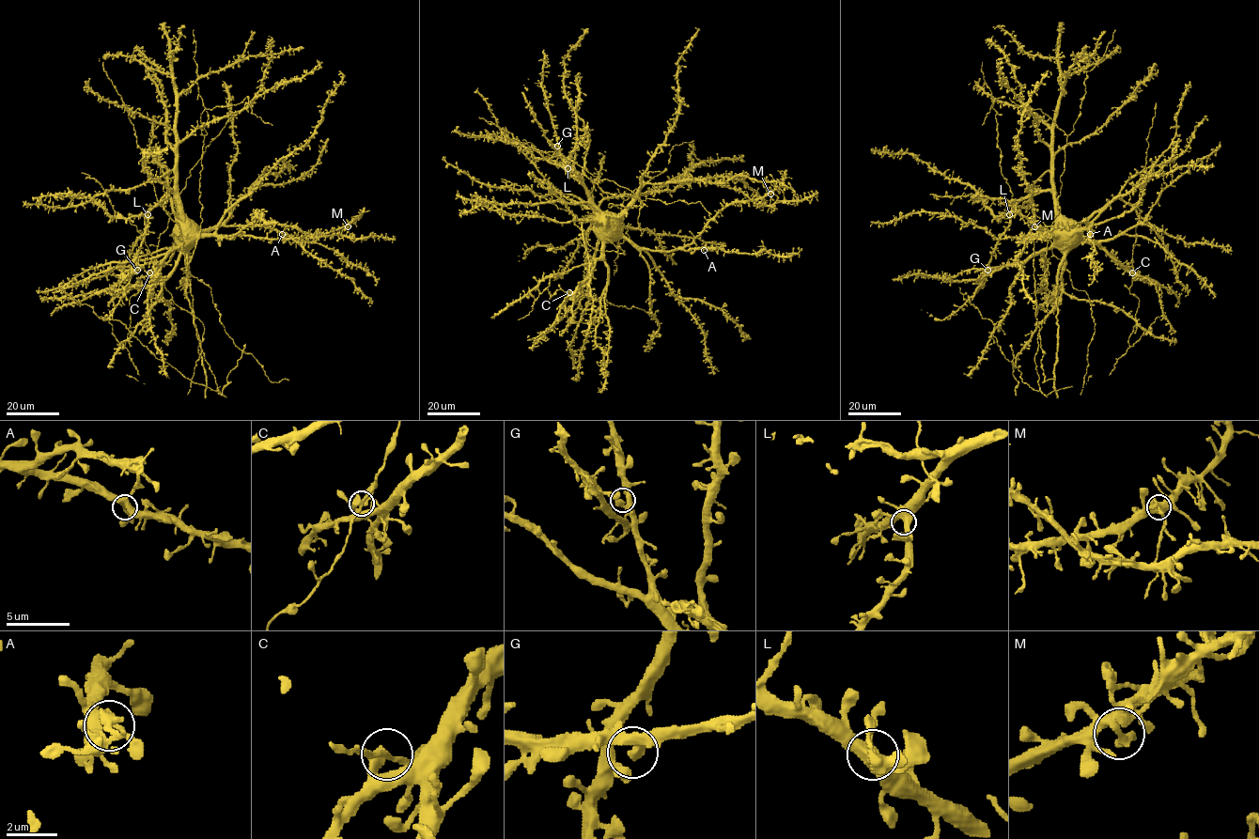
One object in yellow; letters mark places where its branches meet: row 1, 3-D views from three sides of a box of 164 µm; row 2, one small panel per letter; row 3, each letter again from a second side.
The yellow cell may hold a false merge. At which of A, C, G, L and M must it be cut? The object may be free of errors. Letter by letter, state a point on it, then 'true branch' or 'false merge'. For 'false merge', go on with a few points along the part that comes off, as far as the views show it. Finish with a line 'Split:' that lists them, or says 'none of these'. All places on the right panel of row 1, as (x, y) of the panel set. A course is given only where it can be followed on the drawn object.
A: place (1090, 234); true branch
C: place (1132, 272); true branch
G: place (987, 270); true branch
L: place (1009, 214); true branch
M: place (1034, 226); false merge; course (1034, 226), (1053, 225)
Split: M

